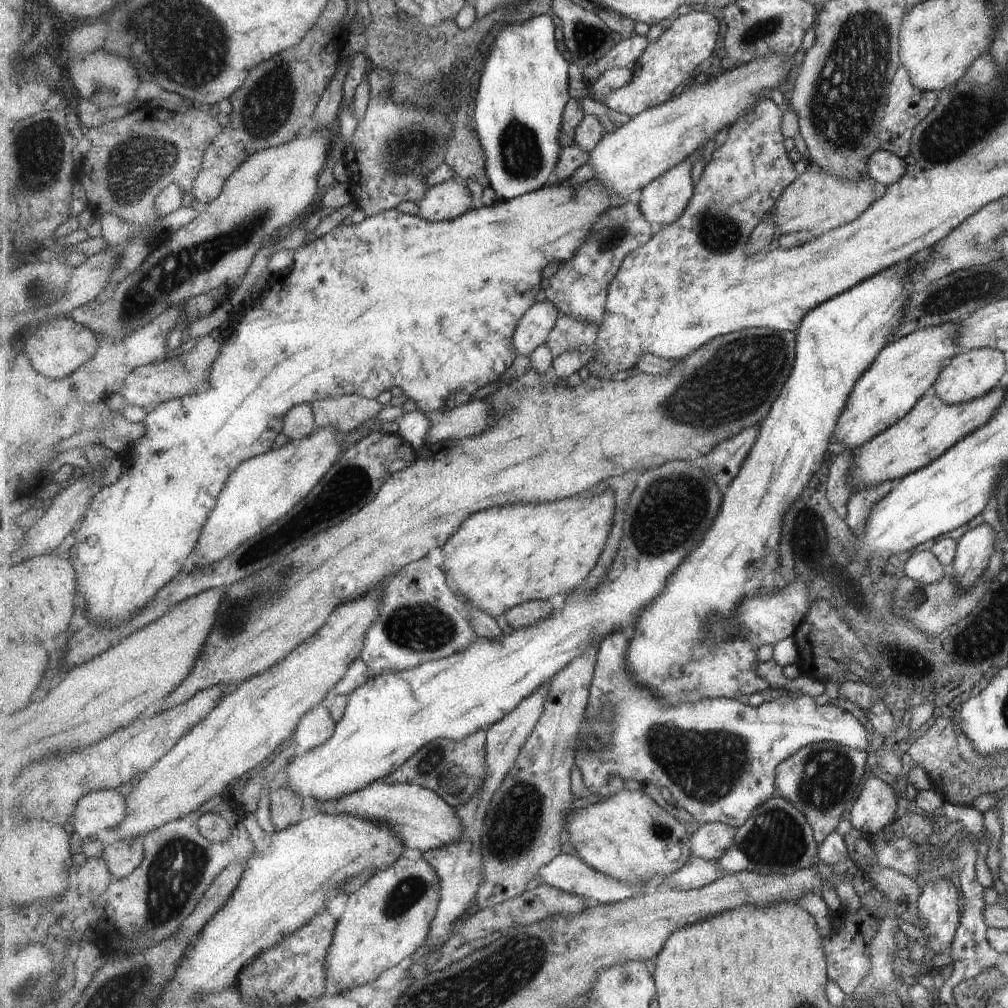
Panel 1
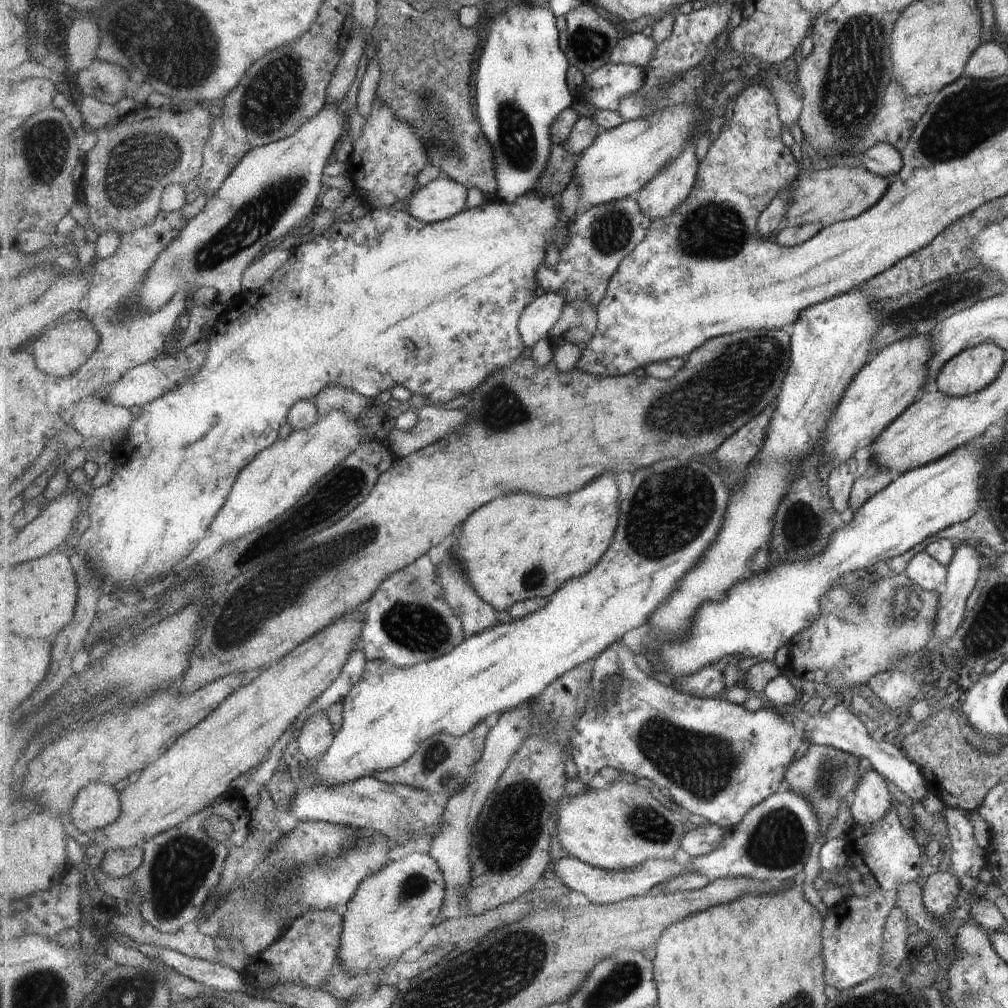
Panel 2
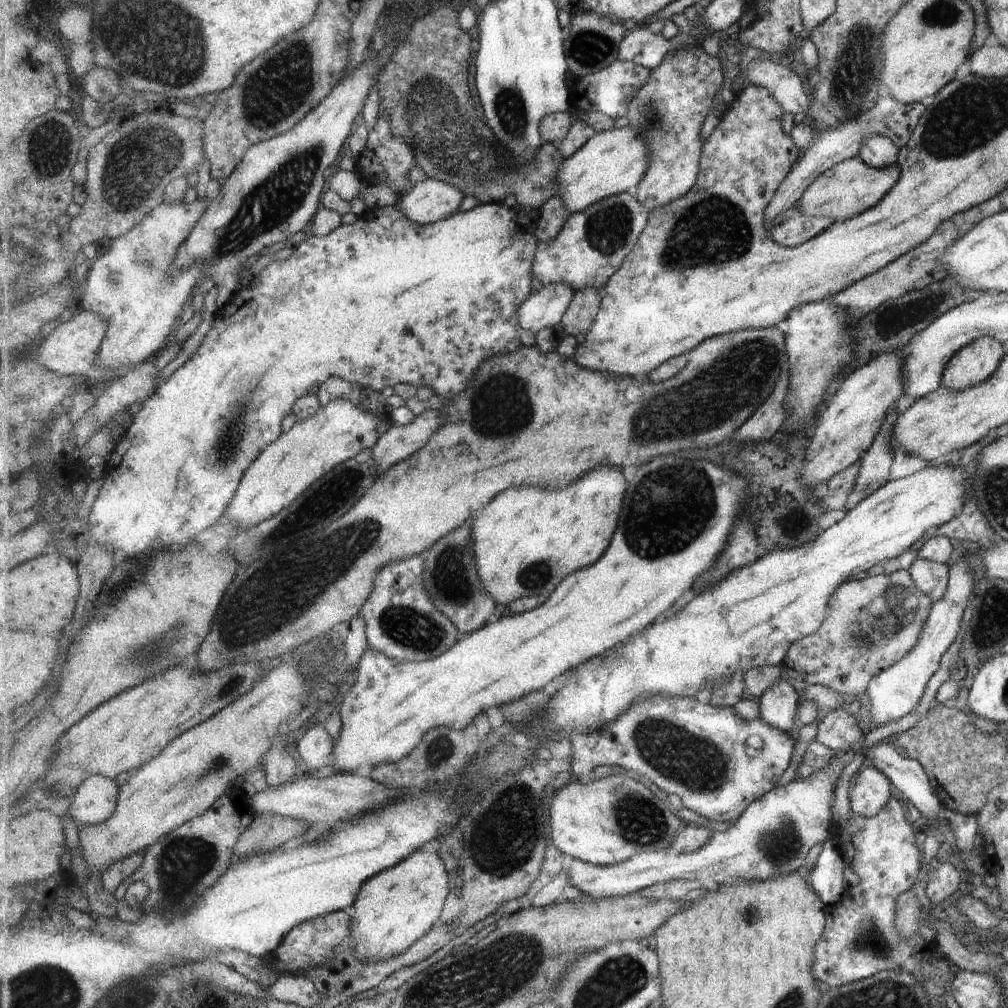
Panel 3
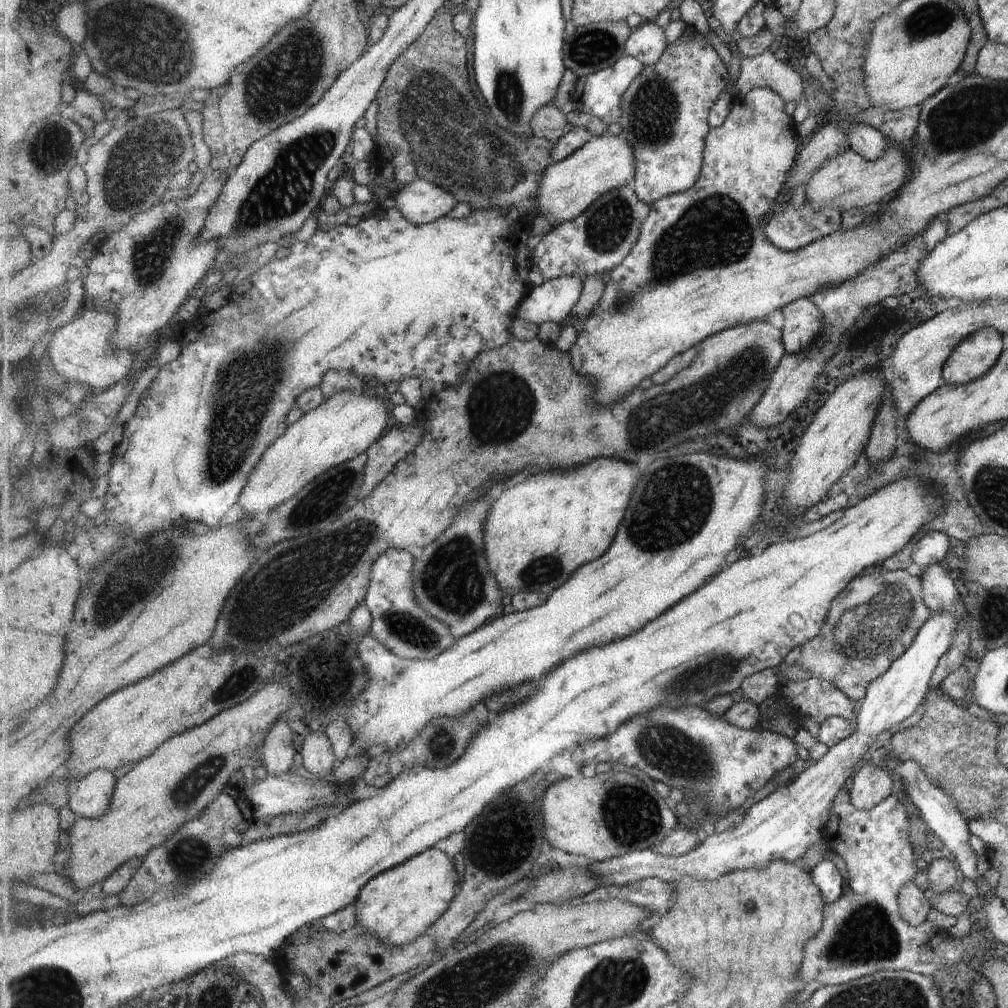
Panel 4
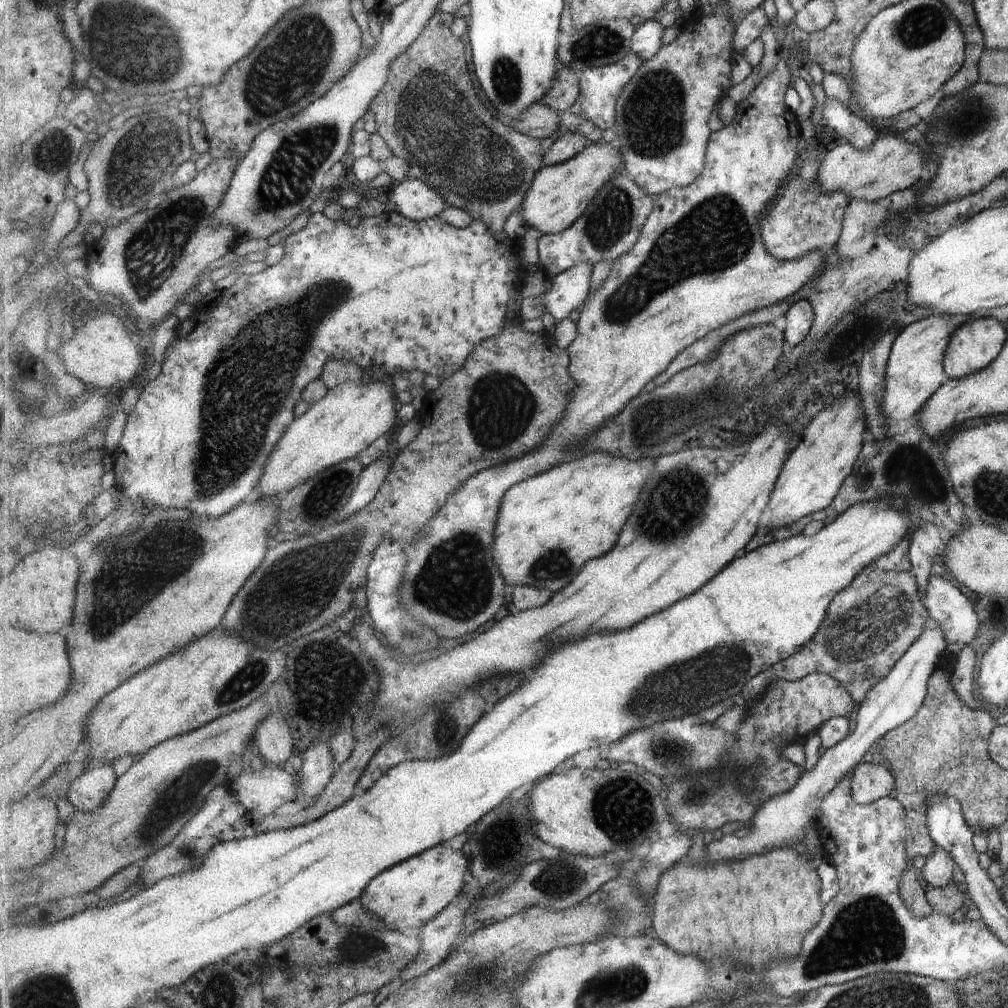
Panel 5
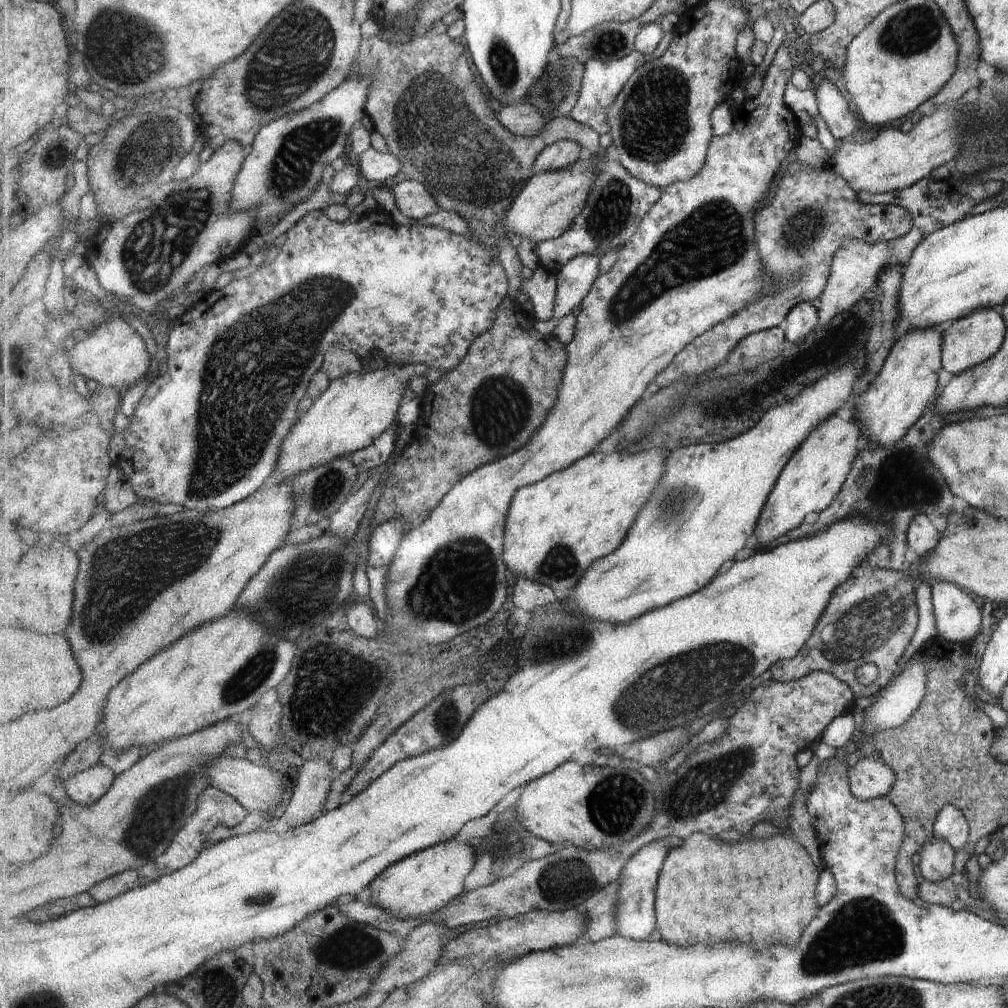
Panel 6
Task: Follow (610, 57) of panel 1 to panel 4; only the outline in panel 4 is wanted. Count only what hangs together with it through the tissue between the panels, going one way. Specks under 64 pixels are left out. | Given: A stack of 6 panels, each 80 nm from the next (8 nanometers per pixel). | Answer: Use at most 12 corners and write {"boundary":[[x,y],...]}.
{"boundary":[[642,21],[627,39],[625,55],[645,66],[662,59],[665,28]]}

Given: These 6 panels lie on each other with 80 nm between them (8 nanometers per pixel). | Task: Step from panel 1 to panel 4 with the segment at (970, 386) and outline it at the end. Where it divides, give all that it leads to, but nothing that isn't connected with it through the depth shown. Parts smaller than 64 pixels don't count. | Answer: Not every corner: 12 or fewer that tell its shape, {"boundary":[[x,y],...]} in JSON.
{"boundary":[[984,328],[964,337],[942,366],[941,380],[982,377],[1003,351]]}

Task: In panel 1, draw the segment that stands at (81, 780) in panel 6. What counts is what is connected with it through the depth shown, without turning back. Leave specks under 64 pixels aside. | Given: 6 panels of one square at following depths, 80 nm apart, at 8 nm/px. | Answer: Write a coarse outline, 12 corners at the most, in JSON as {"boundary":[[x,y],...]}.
{"boundary":[[111,789],[78,802],[71,824],[85,839],[126,819],[126,797]]}

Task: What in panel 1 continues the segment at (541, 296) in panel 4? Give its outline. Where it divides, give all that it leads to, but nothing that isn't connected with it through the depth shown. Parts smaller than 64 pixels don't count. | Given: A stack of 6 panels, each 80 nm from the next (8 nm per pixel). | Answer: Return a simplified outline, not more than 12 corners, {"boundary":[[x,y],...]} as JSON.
{"boundary":[[547,300],[535,303],[512,338],[516,354],[545,345],[559,318]]}

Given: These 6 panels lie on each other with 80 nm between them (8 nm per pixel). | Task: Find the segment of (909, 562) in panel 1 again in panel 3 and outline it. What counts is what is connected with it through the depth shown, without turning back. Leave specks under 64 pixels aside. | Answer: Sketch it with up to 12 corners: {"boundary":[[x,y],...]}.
{"boundary":[[919,557],[906,570],[934,603],[945,592],[948,566]]}

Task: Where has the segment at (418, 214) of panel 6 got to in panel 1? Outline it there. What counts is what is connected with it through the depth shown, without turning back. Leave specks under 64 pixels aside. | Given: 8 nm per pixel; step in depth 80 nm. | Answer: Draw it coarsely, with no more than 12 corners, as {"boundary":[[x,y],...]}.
{"boundary":[[461,180],[429,188],[417,205],[428,221],[452,221],[474,208]]}

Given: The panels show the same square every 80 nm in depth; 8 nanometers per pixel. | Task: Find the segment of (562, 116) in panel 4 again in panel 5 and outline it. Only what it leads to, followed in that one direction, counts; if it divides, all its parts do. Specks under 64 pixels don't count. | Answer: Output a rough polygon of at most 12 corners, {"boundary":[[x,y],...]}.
{"boundary":[[538,103],[510,125],[521,134],[544,139],[557,135],[561,117]]}

